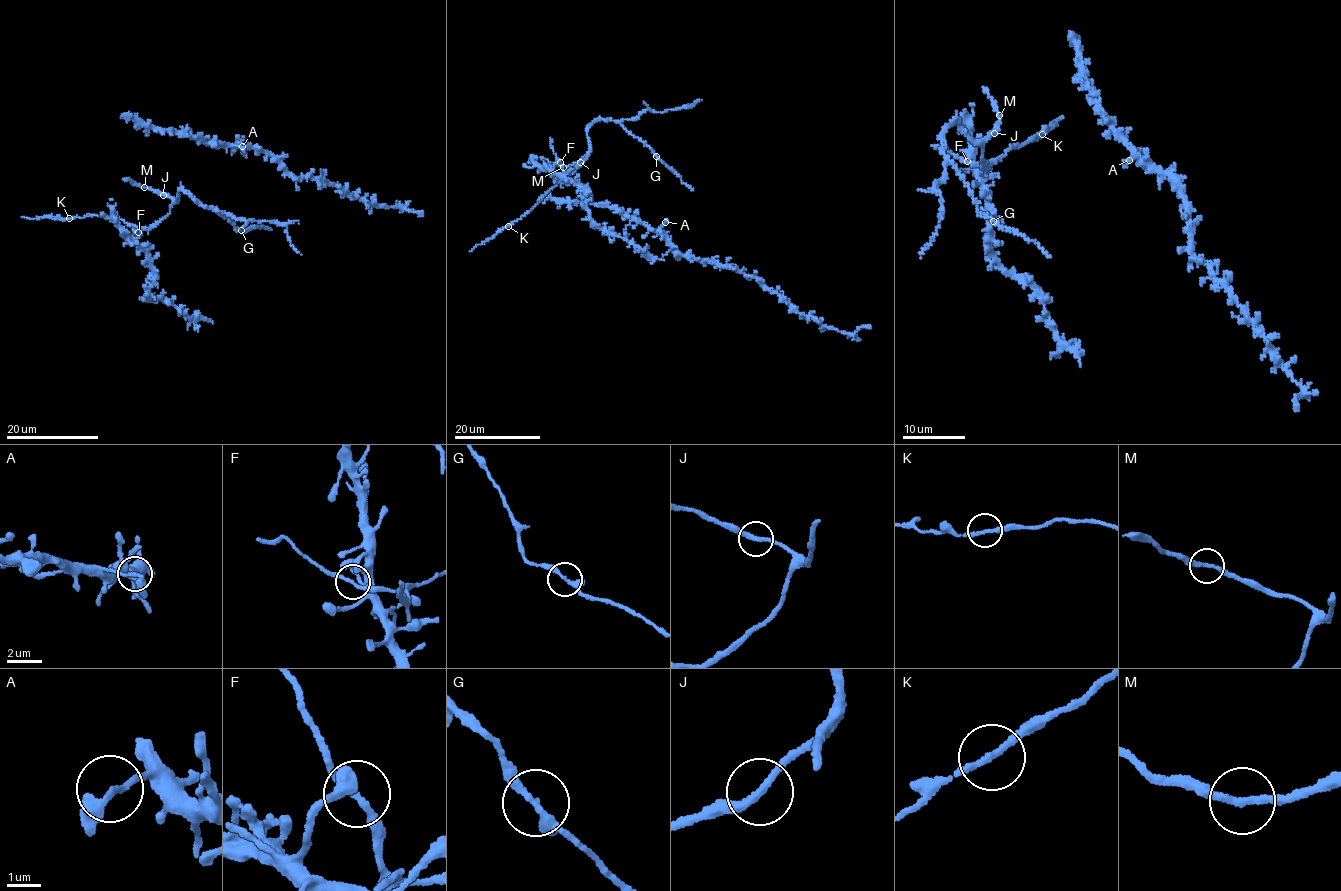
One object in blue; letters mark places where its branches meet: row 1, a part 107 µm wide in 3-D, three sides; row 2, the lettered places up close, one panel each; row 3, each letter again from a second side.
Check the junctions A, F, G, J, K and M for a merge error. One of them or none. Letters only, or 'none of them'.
none of them

